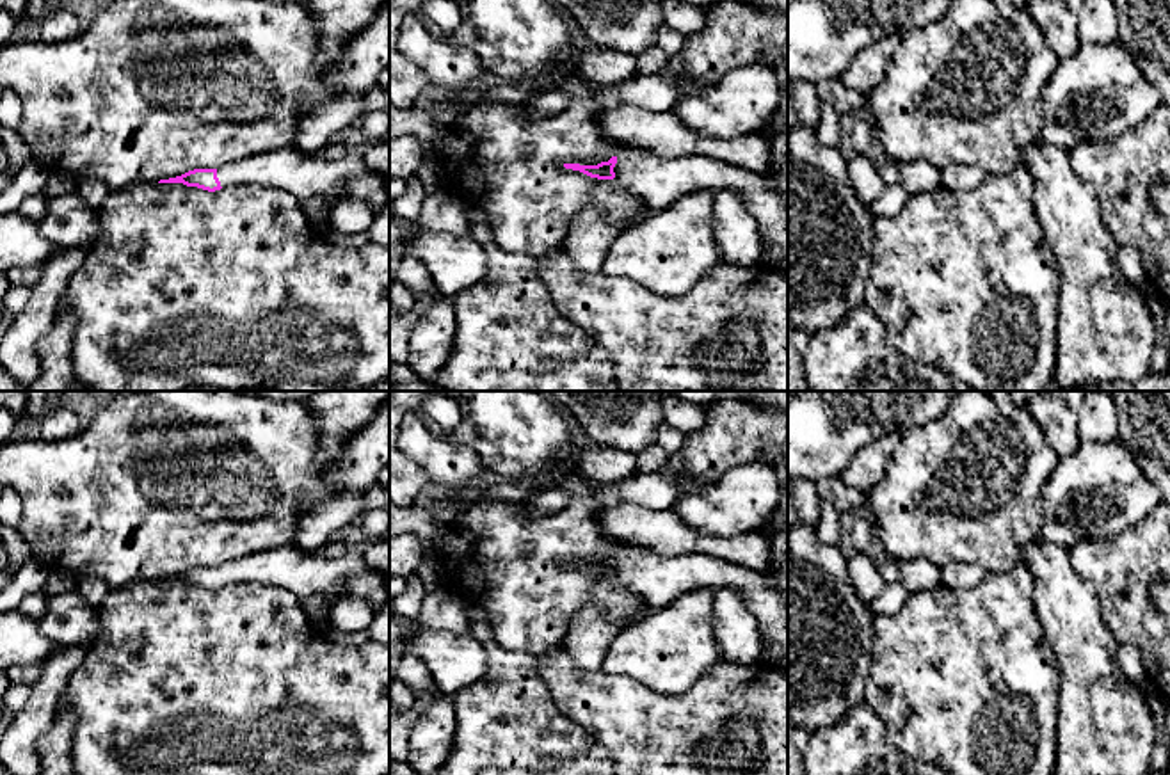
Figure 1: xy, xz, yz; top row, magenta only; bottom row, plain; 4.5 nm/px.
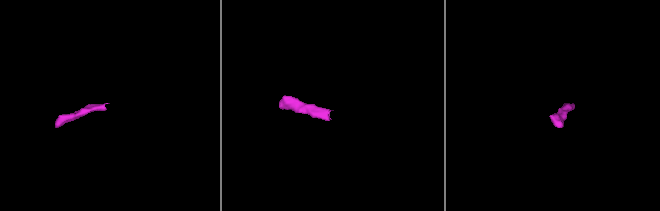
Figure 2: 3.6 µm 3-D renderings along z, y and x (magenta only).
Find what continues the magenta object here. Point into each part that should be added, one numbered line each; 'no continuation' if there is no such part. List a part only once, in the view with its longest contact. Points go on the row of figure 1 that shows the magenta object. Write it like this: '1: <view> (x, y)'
1: xz (660, 182)

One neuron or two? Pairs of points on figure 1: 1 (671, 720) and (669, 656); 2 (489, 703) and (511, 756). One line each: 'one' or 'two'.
1: two
2: one

